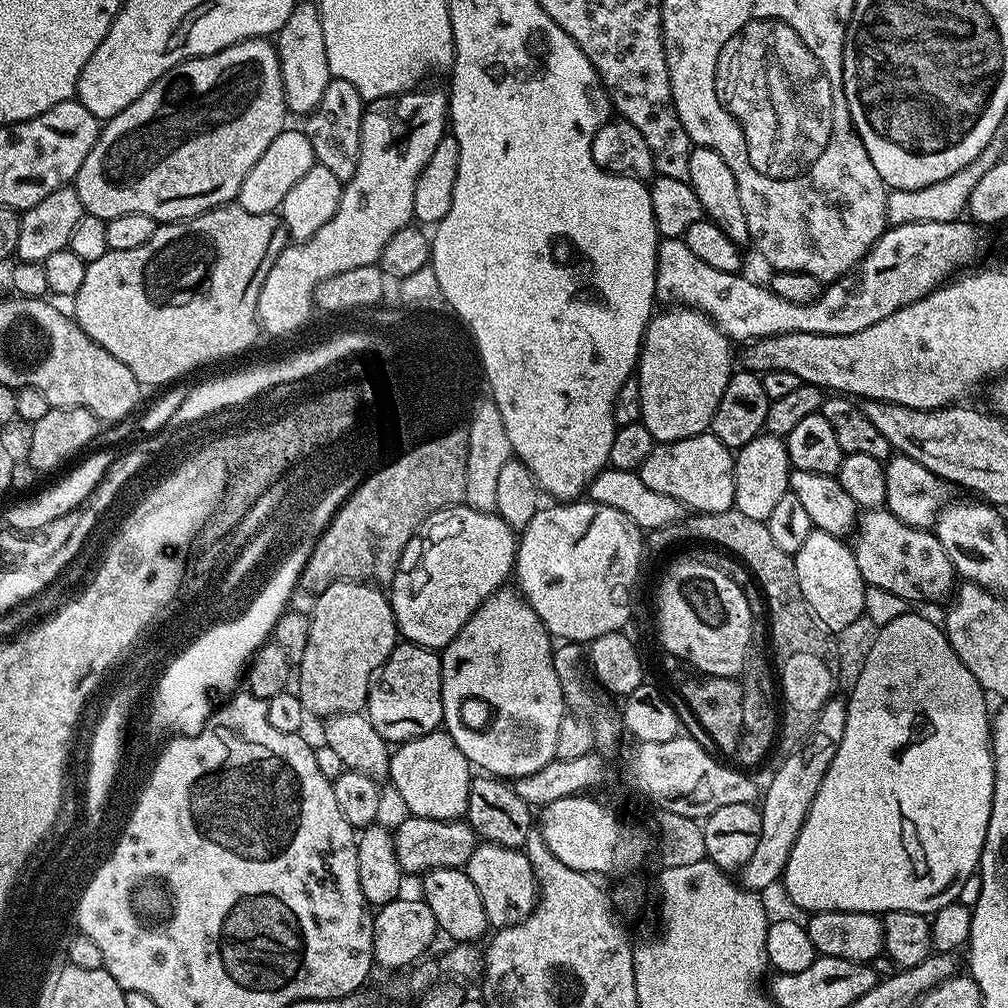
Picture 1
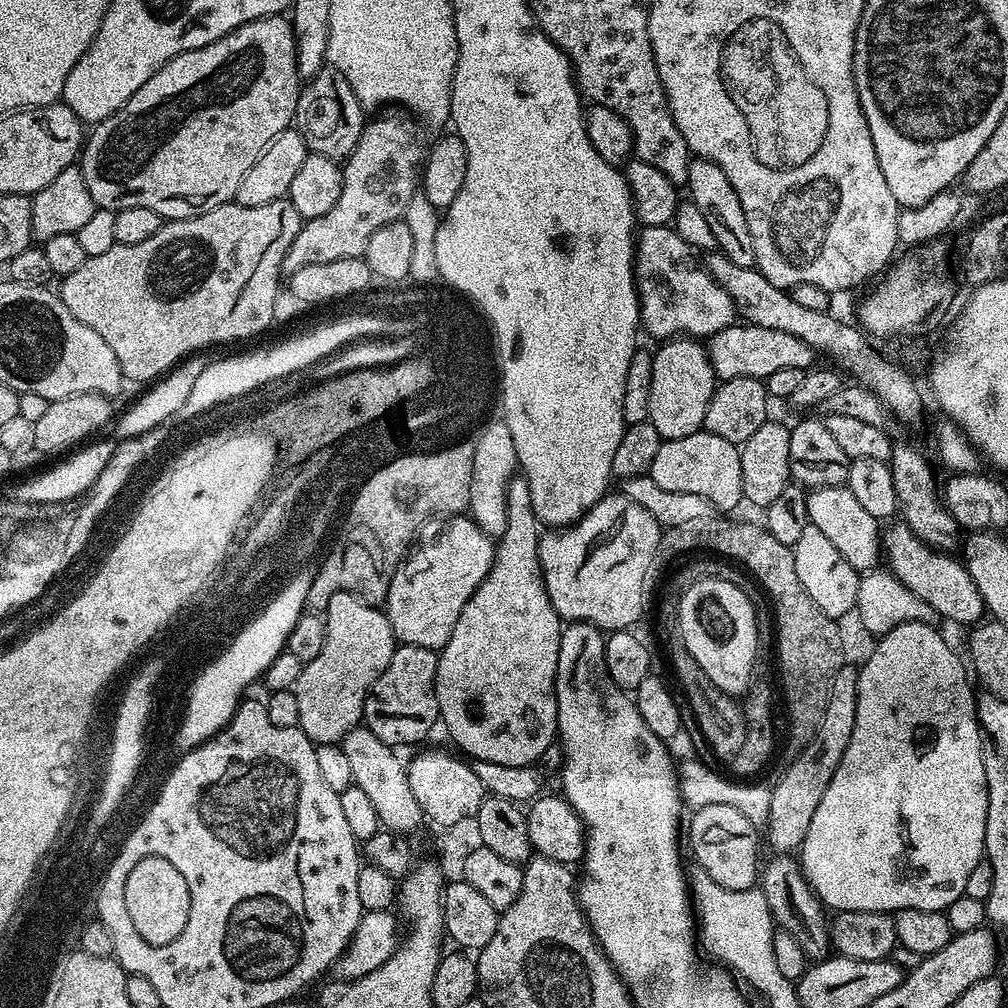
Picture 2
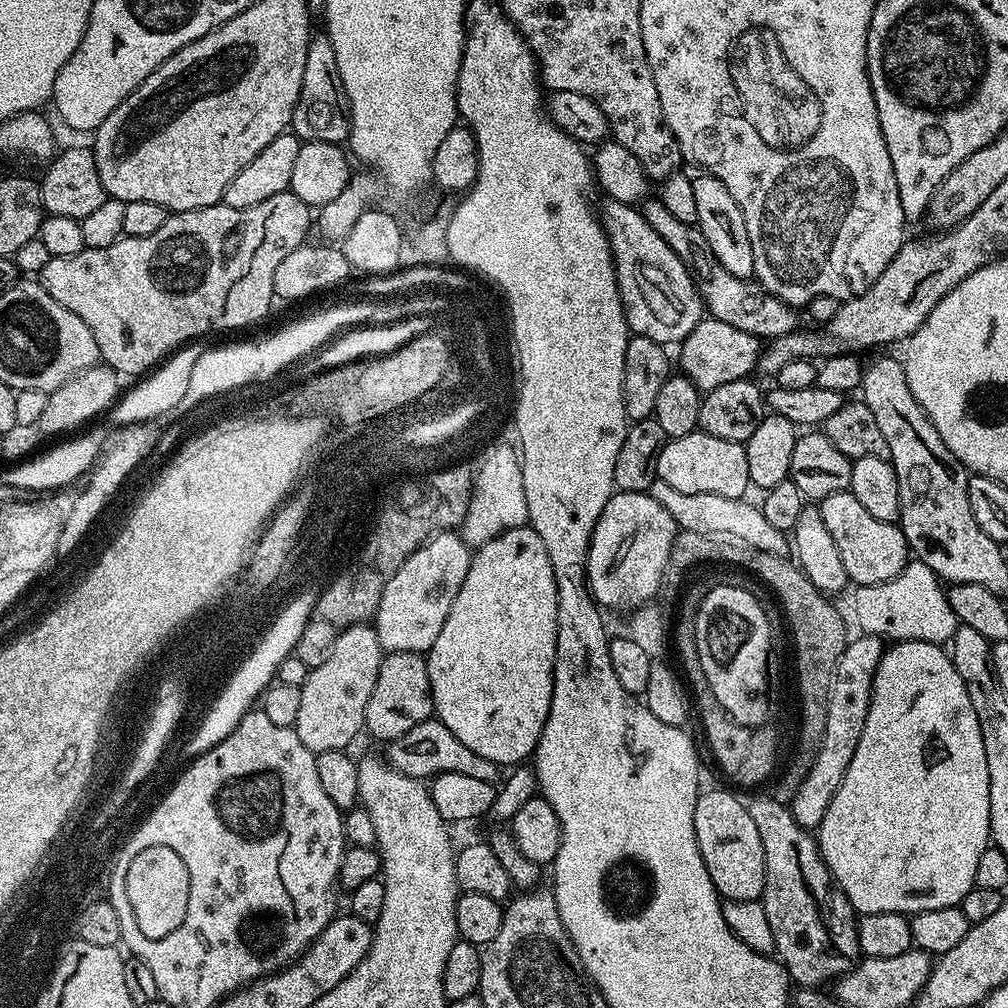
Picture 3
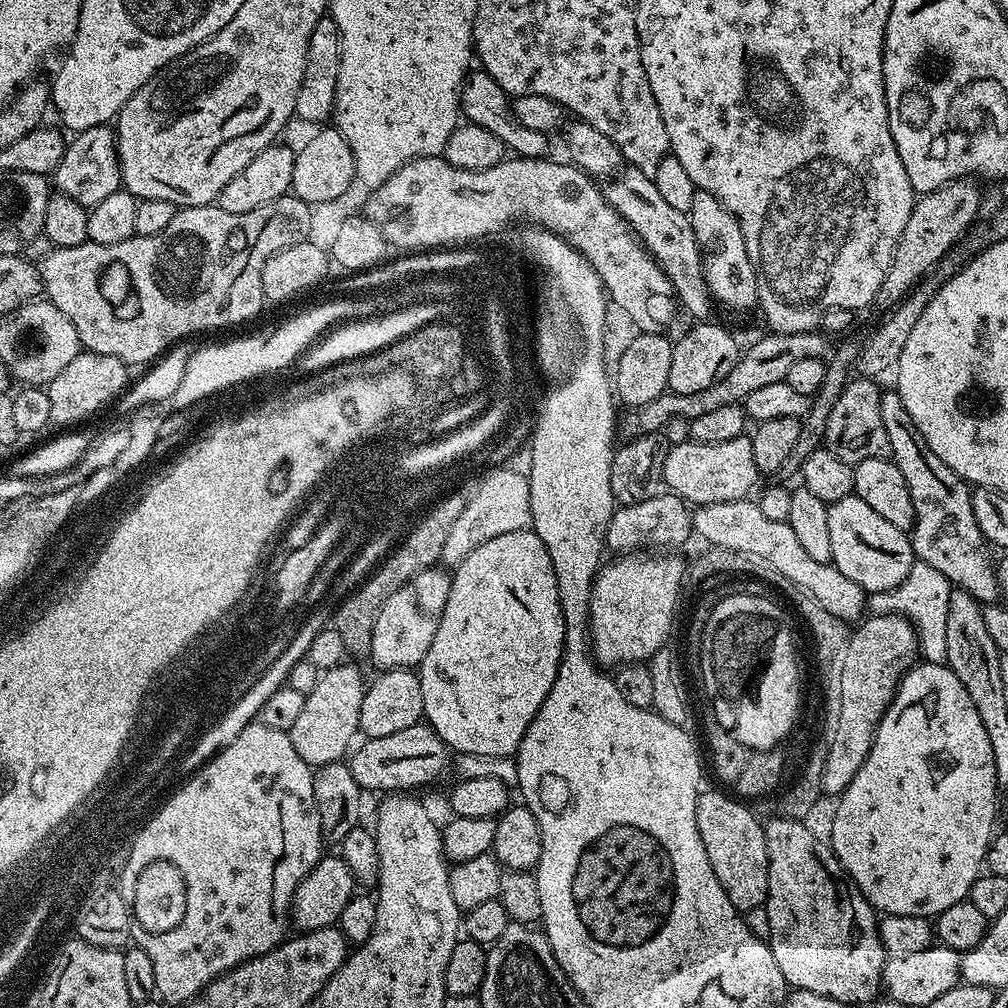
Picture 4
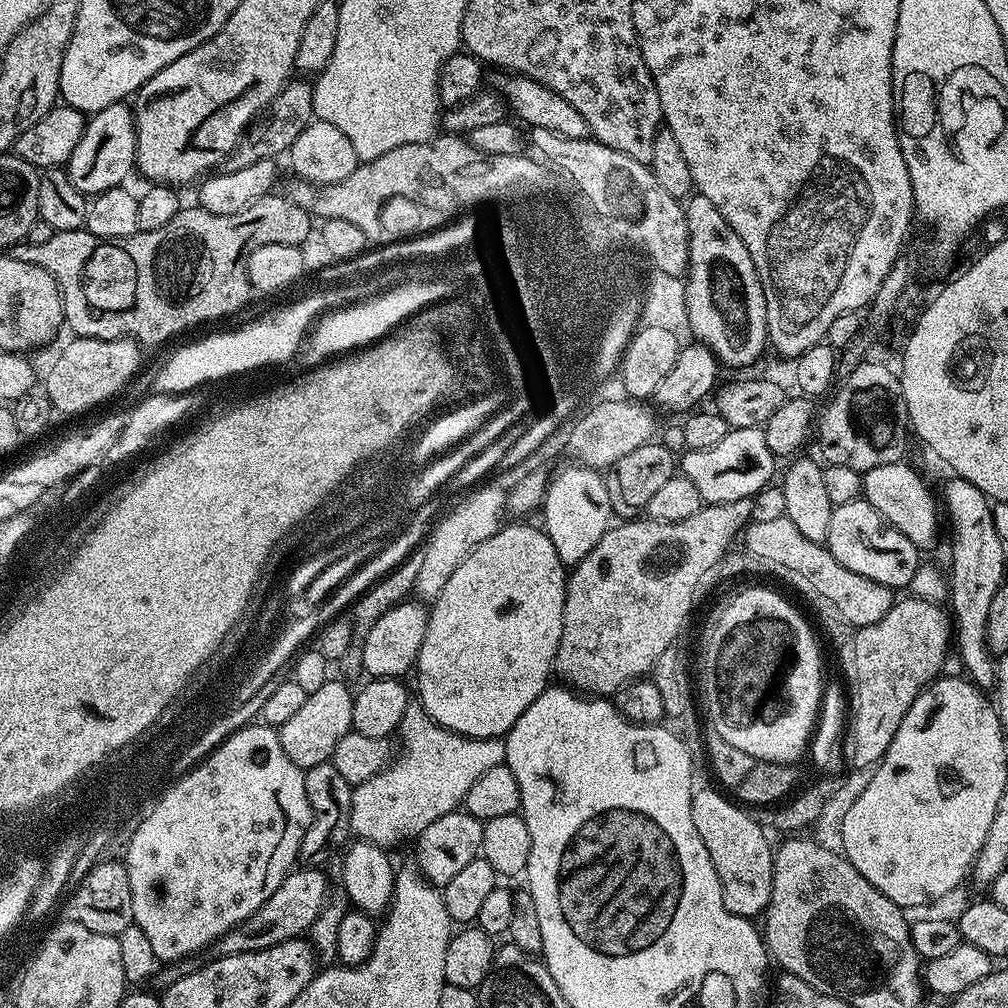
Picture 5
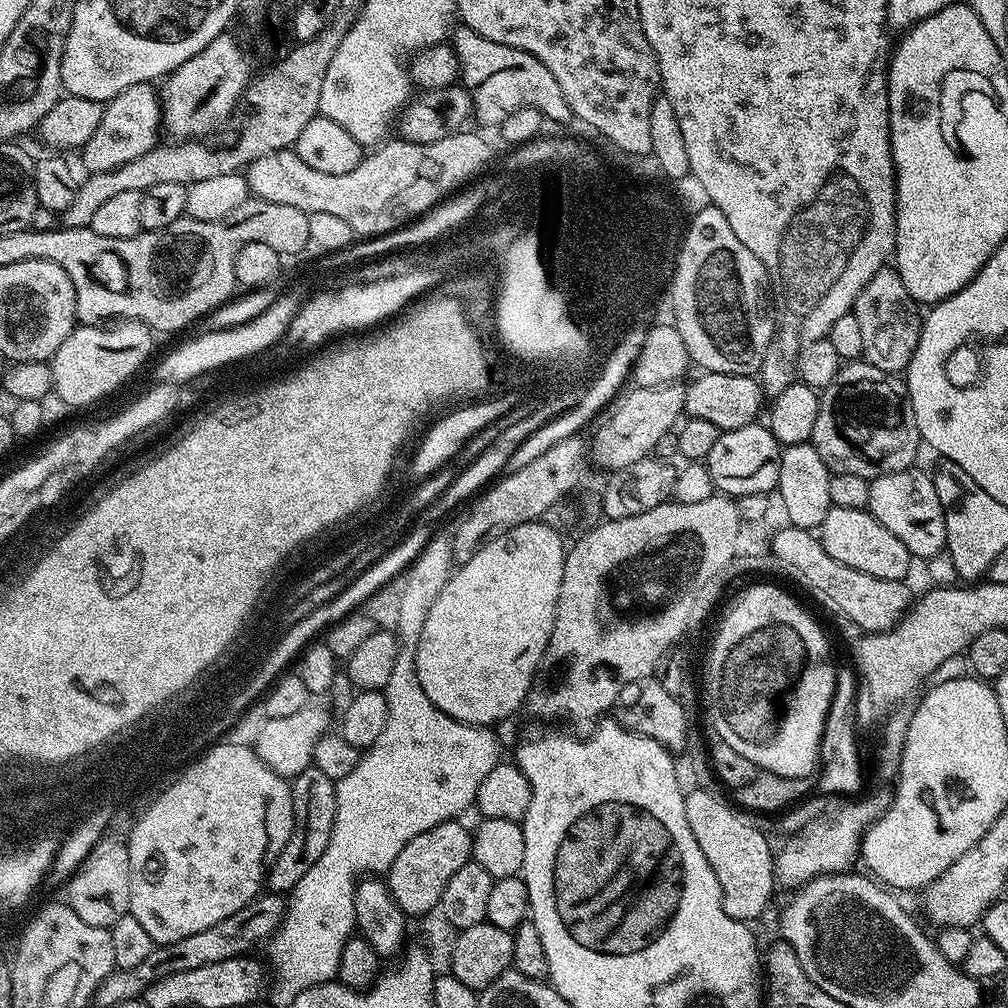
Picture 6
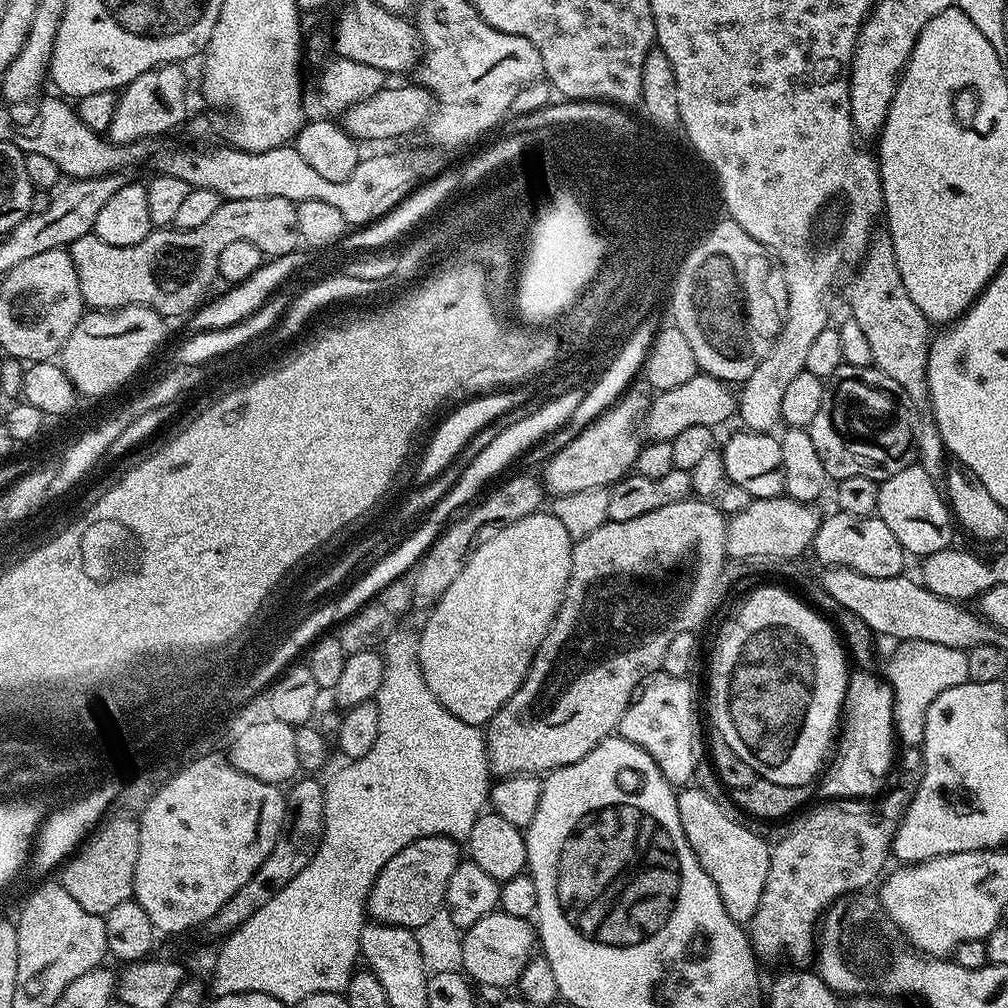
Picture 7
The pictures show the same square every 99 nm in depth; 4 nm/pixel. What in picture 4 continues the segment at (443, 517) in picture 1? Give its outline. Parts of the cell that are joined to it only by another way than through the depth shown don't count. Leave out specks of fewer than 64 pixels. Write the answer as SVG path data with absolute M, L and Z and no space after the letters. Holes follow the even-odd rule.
M440 566L422 570L410 578L402 590L394 590L394 594L386 598L386 606L382 606L378 622L374 622L373 628L370 660L377 664L377 669L415 669L422 658L426 658L426 650L430 650L430 642L434 642L434 634L438 631L438 622L442 622L446 598L450 598L452 577L443 570Z

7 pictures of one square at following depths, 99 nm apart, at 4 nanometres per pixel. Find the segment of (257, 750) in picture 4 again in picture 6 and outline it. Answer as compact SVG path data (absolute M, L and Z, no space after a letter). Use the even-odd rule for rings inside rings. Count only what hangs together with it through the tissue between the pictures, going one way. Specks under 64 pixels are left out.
M213 743L167 785L167 796L150 808L152 812L144 818L131 841L128 911L138 918L146 934L150 934L153 945L190 938L190 934L198 934L214 926L214 922L230 918L230 914L255 900L266 884L268 847L272 844L271 851L280 852L292 833L294 806L291 783L270 770L255 747L222 743Z

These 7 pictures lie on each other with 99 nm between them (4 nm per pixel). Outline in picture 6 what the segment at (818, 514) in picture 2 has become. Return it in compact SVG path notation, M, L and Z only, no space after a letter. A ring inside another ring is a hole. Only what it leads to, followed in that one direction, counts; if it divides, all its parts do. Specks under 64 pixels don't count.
M829 508L818 535L830 558L838 558L838 562L846 562L846 566L854 566L854 570L862 570L862 574L874 574L874 578L904 580L914 564L906 546L902 546L902 542L898 542L898 538L894 538L894 534L890 534L890 530L886 530L886 526L882 526L871 512L862 508Z

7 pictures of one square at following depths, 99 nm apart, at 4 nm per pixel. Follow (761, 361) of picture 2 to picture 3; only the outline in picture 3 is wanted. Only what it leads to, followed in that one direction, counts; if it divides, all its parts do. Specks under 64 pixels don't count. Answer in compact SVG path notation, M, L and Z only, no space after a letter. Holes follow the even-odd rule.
M705 318L690 330L690 334L678 345L680 351L679 371L699 388L701 393L714 390L718 386L726 386L726 382L742 380L753 375L760 363L762 351L761 341L755 336L746 334L746 330L738 330L727 322L713 318Z

